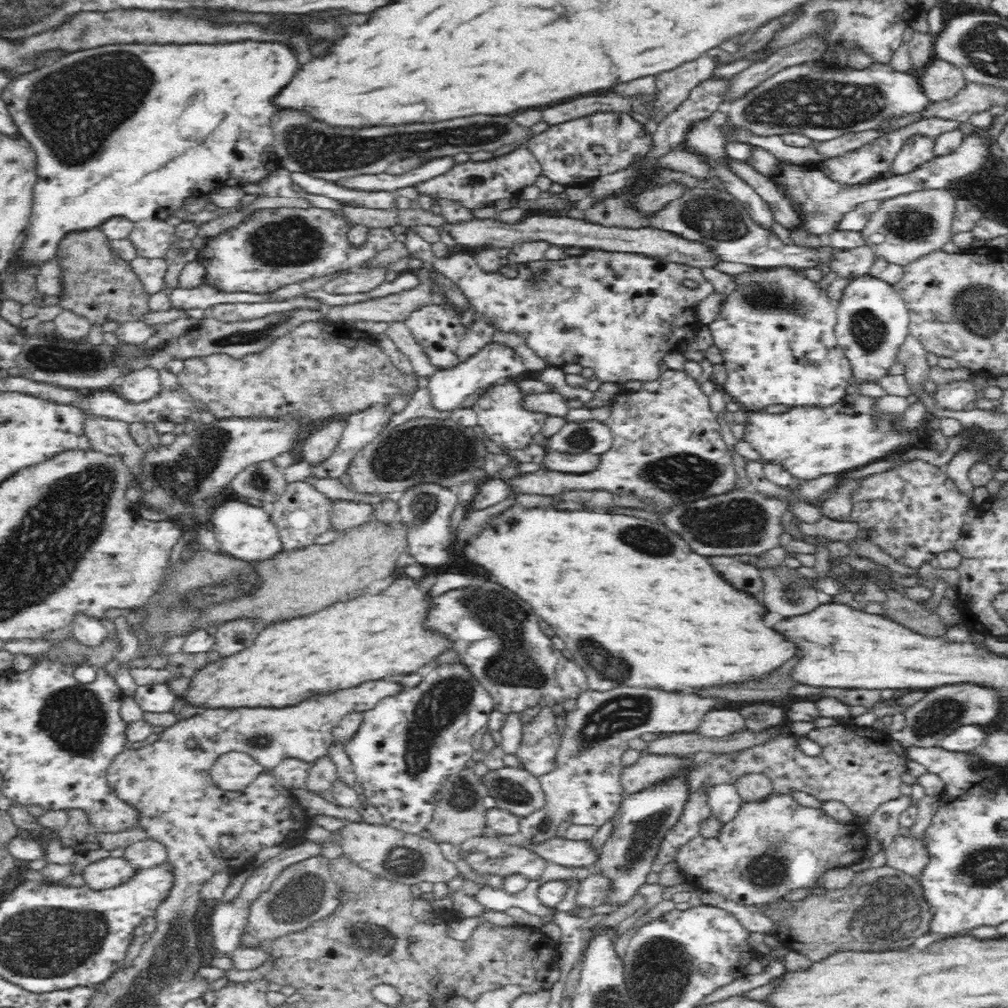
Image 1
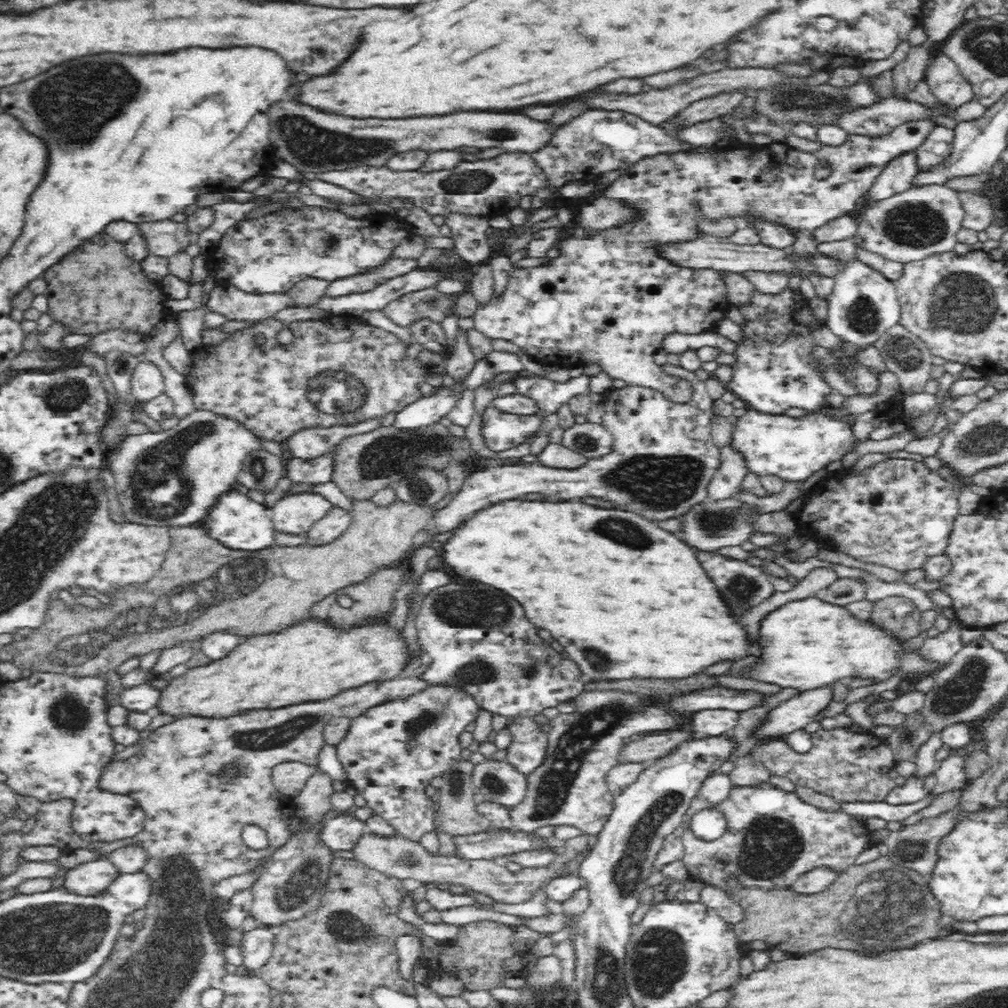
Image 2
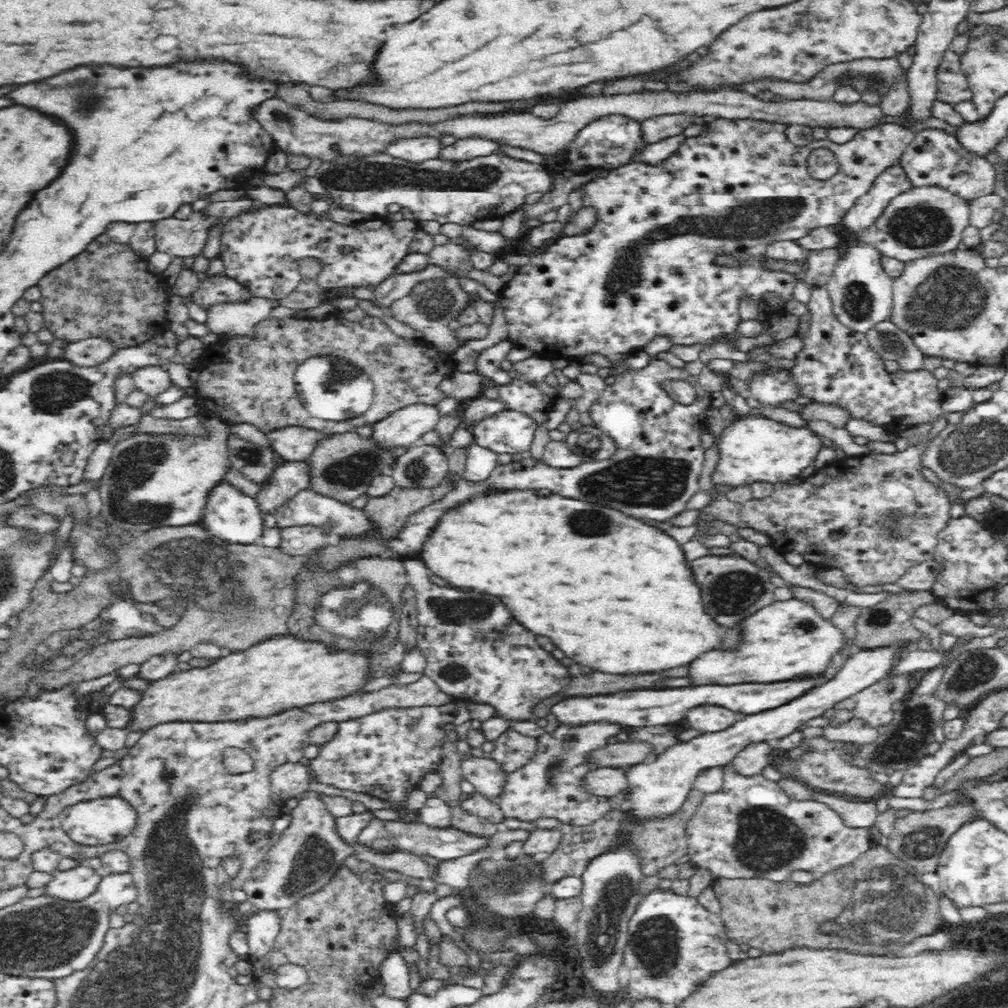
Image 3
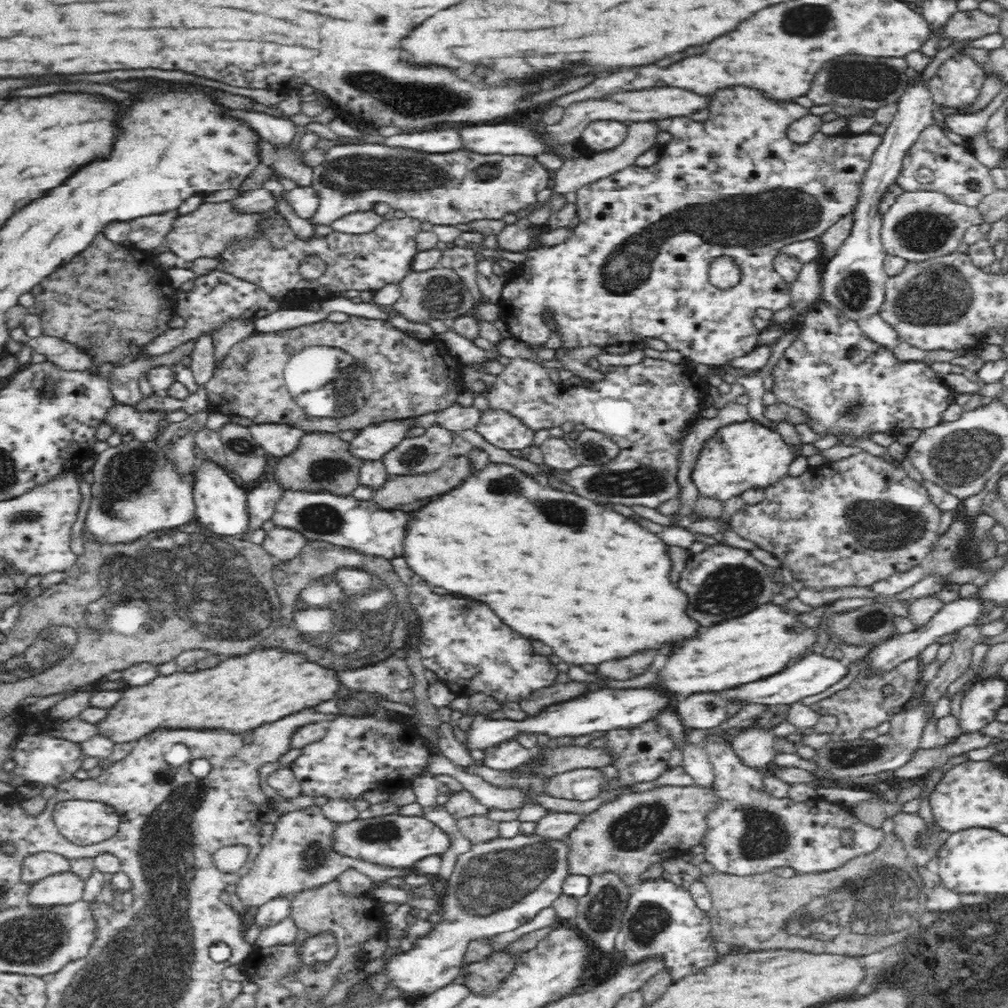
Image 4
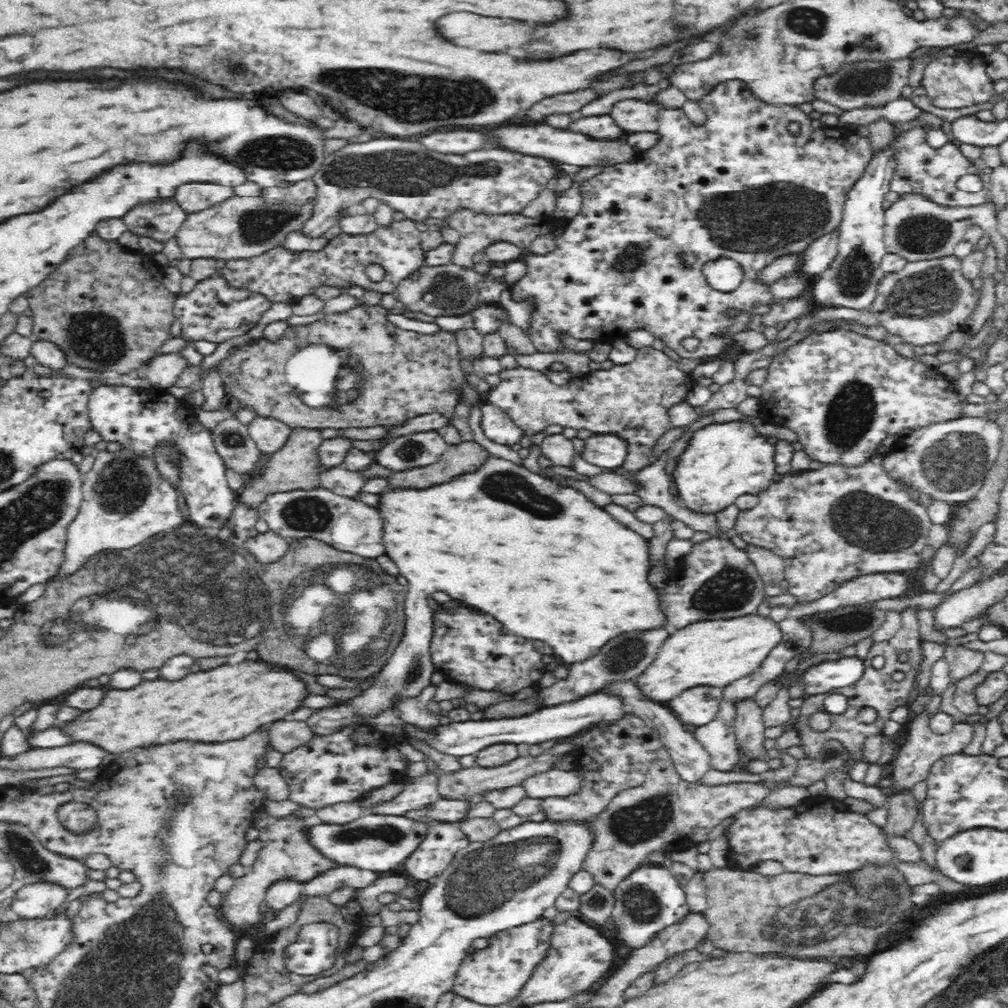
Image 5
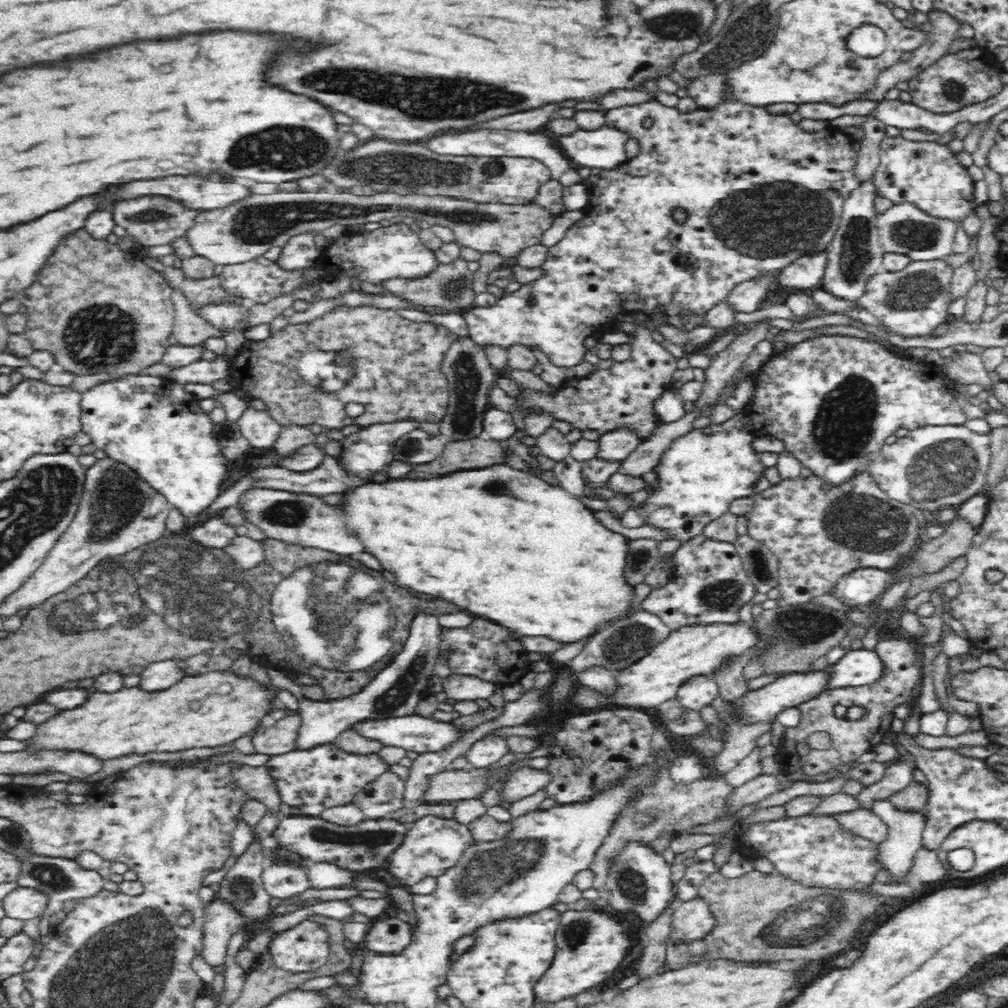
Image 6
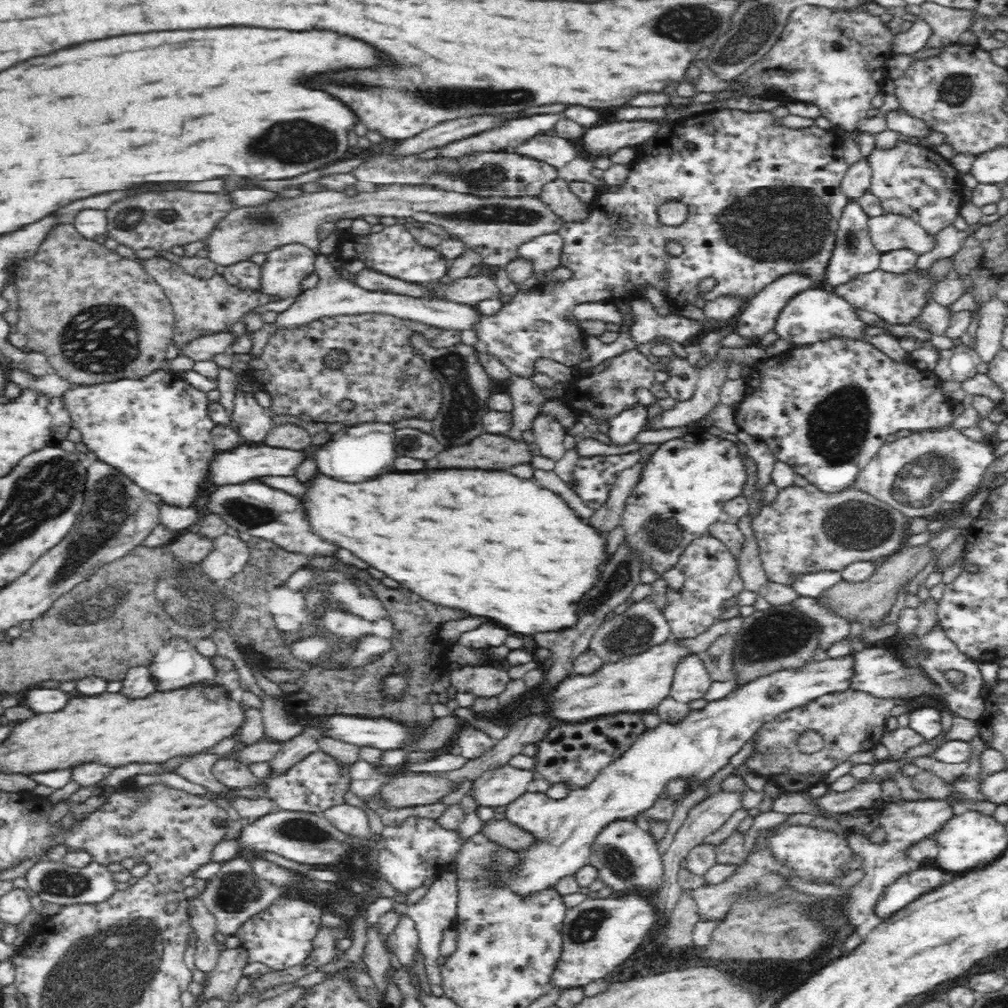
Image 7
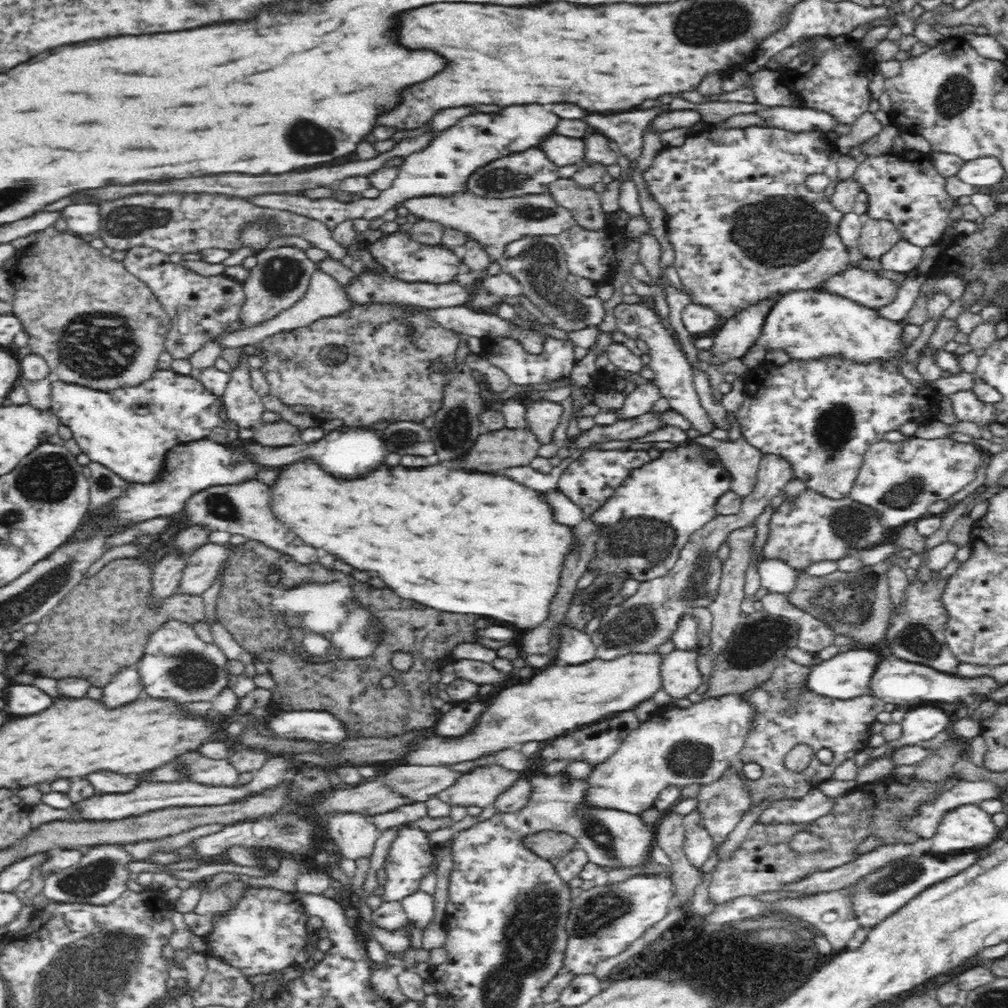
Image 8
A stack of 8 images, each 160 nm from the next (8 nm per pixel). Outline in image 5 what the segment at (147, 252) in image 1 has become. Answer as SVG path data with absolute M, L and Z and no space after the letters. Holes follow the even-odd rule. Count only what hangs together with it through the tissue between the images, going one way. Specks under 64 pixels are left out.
M238 196L225 198L196 213L188 213L175 232L181 258L215 259L222 263L230 259L253 257L268 252L283 243L287 232L303 228L310 218L313 200L303 204L266 204L261 197Z

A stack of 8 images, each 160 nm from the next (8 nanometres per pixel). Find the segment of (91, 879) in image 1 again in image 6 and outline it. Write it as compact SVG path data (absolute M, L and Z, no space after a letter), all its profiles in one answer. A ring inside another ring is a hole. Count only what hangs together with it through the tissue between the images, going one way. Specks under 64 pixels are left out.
M17 887L1 900L5 916L18 920L32 920L45 915L49 897L35 888Z

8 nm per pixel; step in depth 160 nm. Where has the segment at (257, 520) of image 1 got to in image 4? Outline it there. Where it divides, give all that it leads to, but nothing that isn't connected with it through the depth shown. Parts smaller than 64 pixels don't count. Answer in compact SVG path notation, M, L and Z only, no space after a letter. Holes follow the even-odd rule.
M199 461L195 468L196 484L194 484L194 502L196 502L196 521L200 522L208 532L219 535L220 538L231 538L233 541L250 530L250 513L246 493L241 486L228 476L222 466L213 461Z

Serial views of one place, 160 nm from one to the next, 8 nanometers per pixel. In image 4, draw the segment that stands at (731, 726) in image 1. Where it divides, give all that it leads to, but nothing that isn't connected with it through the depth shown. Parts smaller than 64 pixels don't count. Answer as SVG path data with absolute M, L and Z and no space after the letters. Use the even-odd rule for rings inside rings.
M692 694L676 706L679 719L688 729L710 729L729 719L728 702L716 694Z

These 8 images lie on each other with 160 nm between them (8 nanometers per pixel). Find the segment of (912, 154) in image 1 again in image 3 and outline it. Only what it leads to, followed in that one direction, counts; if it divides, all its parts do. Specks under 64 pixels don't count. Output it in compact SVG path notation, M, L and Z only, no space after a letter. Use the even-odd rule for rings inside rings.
M899 162L881 172L874 179L870 190L861 196L844 216L841 226L847 238L874 224L892 198L912 187L908 173L904 171L904 167Z

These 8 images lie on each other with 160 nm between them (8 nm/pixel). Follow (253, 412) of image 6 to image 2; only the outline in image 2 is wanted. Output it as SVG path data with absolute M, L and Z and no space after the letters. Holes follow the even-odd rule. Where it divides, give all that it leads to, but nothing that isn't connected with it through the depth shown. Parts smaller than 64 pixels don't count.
M371 419L355 425L330 426L330 428L310 428L306 432L296 432L286 440L293 457L314 460L325 455L330 449L340 445L342 440L356 434L367 434L379 430L381 419Z

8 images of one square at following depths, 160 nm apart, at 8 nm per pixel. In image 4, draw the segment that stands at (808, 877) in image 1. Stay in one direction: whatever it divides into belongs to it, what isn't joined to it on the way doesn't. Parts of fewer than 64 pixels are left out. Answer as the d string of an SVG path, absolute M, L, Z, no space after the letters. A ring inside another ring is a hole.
M721 733L710 734L702 745L708 753L715 782L712 791L718 799L704 816L707 830L702 838L704 846L704 860L712 864L715 871L734 876L750 876L774 872L778 868L790 867L800 874L821 873L844 866L848 860L864 853L871 853L885 837L882 830L876 830L863 824L852 812L835 806L824 800L811 799L804 802L795 802L792 798L778 799L765 790L766 774L754 768L745 766L731 746L719 740ZM842 830L853 830L853 842L844 846L841 842Z

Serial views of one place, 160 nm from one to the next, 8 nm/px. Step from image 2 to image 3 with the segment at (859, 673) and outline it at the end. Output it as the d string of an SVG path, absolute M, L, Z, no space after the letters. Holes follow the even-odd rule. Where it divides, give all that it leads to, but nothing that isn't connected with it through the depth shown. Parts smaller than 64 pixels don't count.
M796 598L774 601L744 620L744 644L738 652L710 652L698 664L690 666L696 684L734 684L734 682L788 682L823 676L832 662L839 663L842 650L850 640L830 619L822 618L818 609Z

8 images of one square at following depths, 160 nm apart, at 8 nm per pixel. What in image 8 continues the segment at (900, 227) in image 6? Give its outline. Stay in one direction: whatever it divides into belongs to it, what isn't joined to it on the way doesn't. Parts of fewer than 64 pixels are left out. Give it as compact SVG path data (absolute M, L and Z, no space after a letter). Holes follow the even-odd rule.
M866 218L858 243L868 258L879 259L902 240L902 233L896 223L886 219Z

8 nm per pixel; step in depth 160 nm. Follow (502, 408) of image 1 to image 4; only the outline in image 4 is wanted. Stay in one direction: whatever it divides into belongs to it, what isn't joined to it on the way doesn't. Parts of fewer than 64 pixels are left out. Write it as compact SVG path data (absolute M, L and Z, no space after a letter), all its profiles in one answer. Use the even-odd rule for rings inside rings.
M486 408L482 415L473 430L482 435L488 444L508 451L521 451L534 444L535 431L512 413Z

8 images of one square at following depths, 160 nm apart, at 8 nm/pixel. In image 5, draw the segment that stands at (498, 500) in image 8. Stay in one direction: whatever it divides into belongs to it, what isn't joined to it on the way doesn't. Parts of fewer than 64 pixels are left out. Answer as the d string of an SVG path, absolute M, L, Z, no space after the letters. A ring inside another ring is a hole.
M488 455L486 460L482 463L482 466L474 472L474 474L466 474L466 476L458 476L458 480L452 480L450 484L442 484L438 488L430 488L426 492L390 492L382 498L382 512L386 512L386 520L390 520L390 524L386 526L386 544L390 544L390 558L396 560L402 576L410 582L412 586L412 594L408 594L408 598L405 598L405 630L401 641L396 646L394 653L387 660L387 663L382 667L382 670L378 672L378 682L360 692L360 694L354 698L350 698L346 701L340 701L337 705L326 706L316 709L314 714L308 717L307 723L310 725L312 731L316 735L323 735L324 733L330 733L337 731L338 728L345 727L352 724L354 721L358 723L364 723L364 718L373 718L378 716L382 710L386 708L393 708L393 704L398 699L403 699L409 696L418 696L426 686L430 686L431 676L436 668L431 663L430 658L430 639L433 633L431 616L433 615L430 606L426 606L426 596L428 594L434 594L438 590L444 590L448 592L452 598L456 600L462 600L470 606L476 606L478 610L482 612L488 612L492 614L498 622L506 624L506 628L516 634L516 636L522 636L522 638L530 638L530 640L542 640L546 642L554 654L566 662L566 664L574 664L574 662L582 662L582 660L588 660L596 654L602 652L602 648L614 640L616 636L622 636L622 634L628 634L628 632L650 632L650 630L658 630L658 628L664 628L666 622L668 622L668 616L662 608L662 600L660 600L660 592L654 588L654 584L650 584L648 580L648 574L652 570L652 559L650 559L650 540L640 536L638 532L634 532L629 527L621 524L610 516L606 510L598 508L596 504L588 502L588 497L584 496L581 492L578 492L575 488L570 488L563 484L558 484L556 481L552 482L550 479L544 478L522 466L522 464L516 464L508 459L500 458L494 455Z

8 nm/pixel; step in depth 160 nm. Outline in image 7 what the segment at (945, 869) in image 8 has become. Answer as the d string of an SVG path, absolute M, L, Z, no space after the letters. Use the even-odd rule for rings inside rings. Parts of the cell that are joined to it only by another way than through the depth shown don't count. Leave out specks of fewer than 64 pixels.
M917 866L910 874L898 878L892 886L886 888L884 896L878 900L874 914L879 918L886 918L888 914L904 908L920 894L926 894L930 888L938 888L950 882L950 874L942 870L934 870L932 866Z

